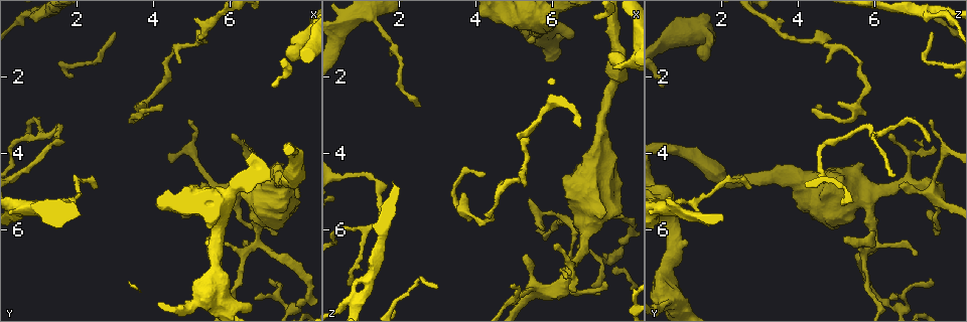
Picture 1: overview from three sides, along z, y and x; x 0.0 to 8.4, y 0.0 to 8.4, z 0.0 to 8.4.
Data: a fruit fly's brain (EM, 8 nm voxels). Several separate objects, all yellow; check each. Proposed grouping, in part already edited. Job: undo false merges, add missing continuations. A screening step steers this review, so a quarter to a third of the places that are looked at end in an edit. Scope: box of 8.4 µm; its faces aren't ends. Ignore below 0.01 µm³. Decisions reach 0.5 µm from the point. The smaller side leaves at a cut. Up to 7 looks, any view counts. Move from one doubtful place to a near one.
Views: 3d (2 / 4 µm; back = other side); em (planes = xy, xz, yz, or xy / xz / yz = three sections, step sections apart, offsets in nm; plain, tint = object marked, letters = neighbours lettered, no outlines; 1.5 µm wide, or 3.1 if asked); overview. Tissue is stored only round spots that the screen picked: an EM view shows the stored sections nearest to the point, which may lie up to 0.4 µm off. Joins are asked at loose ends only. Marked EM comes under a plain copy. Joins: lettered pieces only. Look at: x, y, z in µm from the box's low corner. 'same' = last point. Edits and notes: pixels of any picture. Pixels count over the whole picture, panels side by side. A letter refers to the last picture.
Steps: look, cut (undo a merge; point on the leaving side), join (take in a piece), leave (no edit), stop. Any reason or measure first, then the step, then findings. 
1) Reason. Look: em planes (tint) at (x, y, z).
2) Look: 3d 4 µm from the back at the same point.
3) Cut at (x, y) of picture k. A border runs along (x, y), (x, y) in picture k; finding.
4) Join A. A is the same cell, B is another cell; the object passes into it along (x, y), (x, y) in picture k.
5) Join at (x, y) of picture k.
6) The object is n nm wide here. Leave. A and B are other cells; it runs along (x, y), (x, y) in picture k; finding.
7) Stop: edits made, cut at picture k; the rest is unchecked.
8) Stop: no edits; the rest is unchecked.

End of a long branch. Look: em planes (letters) at (2.95, 0.90, 7.55).

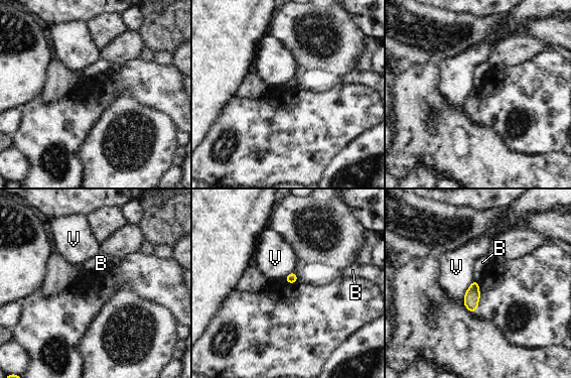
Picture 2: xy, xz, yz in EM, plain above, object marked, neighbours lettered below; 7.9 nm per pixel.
Leave. B and V are other cells; a border runs along (474, 278), (478, 282) in picture 2; none of them fits.

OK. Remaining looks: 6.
Branch stops here. Look: em xy step 8 (letters) at (5.35, 4.80, 6.65).

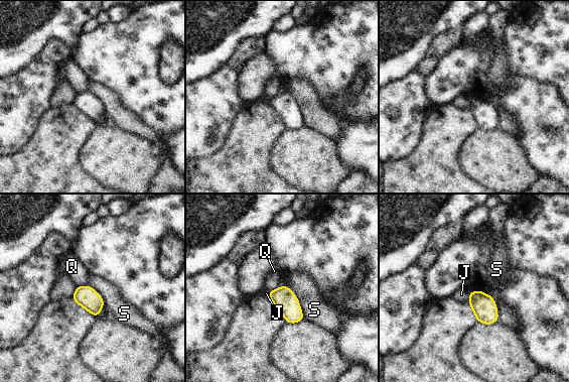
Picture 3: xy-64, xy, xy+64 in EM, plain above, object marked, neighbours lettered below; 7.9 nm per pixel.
The object is 170 nm wide here. Leave. J, Q and S are other cells; none of them fits.

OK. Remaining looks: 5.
An open end. Look: em xy step 8 (letters) at (7.00, 7.40, 7.45).

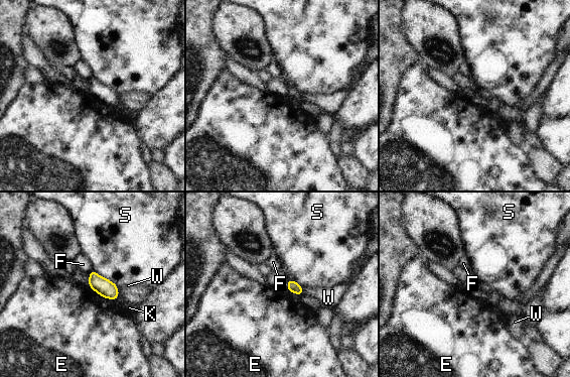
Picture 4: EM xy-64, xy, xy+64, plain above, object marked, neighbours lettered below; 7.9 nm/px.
The object is 90 nm wide here. Leave. E, F, K, S and W are other cells; a border runs along (89, 285), (105, 298) in picture 4; none of them fits.

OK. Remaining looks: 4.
Stop: no edits; the rest is unchecked.

